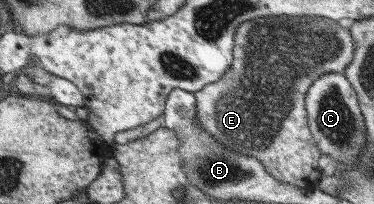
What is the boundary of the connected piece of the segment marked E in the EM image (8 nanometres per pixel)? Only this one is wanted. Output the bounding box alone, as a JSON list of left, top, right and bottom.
[196,16,354,188]

